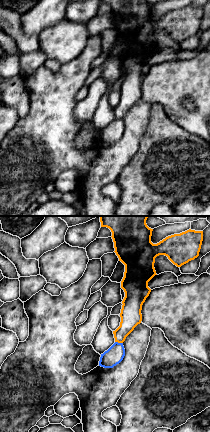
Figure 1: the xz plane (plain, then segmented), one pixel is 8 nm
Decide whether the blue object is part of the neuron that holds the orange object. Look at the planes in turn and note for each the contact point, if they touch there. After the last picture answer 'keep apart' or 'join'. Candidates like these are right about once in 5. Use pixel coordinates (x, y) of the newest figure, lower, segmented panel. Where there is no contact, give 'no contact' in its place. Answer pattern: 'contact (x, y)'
contact (119, 342)

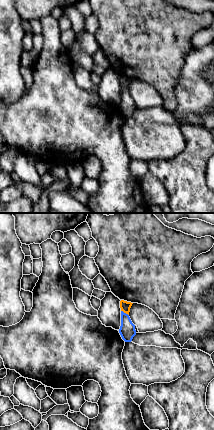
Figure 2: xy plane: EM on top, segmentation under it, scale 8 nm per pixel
contact (125, 312)

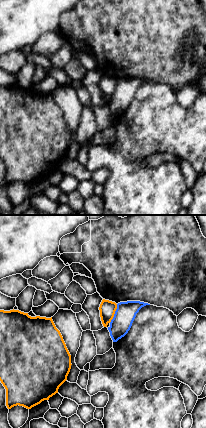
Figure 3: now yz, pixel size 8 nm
contact (114, 313)

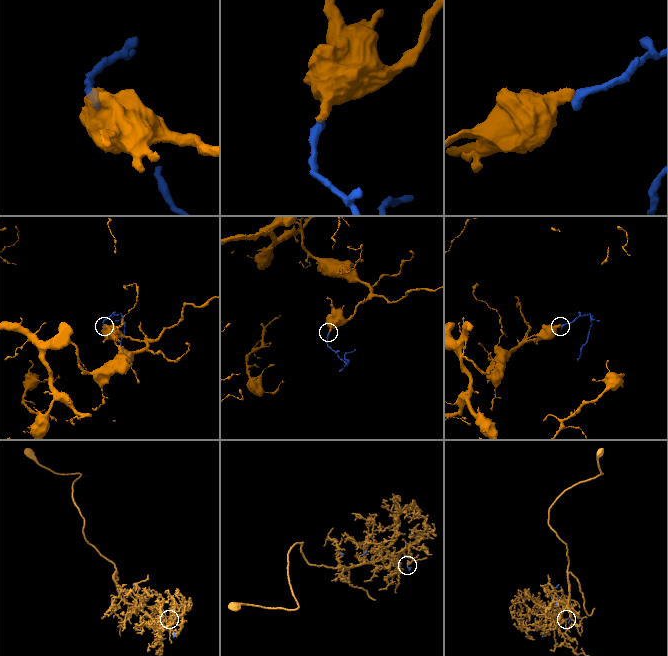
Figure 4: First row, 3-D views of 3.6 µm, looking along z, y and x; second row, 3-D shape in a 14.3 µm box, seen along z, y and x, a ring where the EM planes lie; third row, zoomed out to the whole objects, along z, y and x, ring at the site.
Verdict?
keep apart

